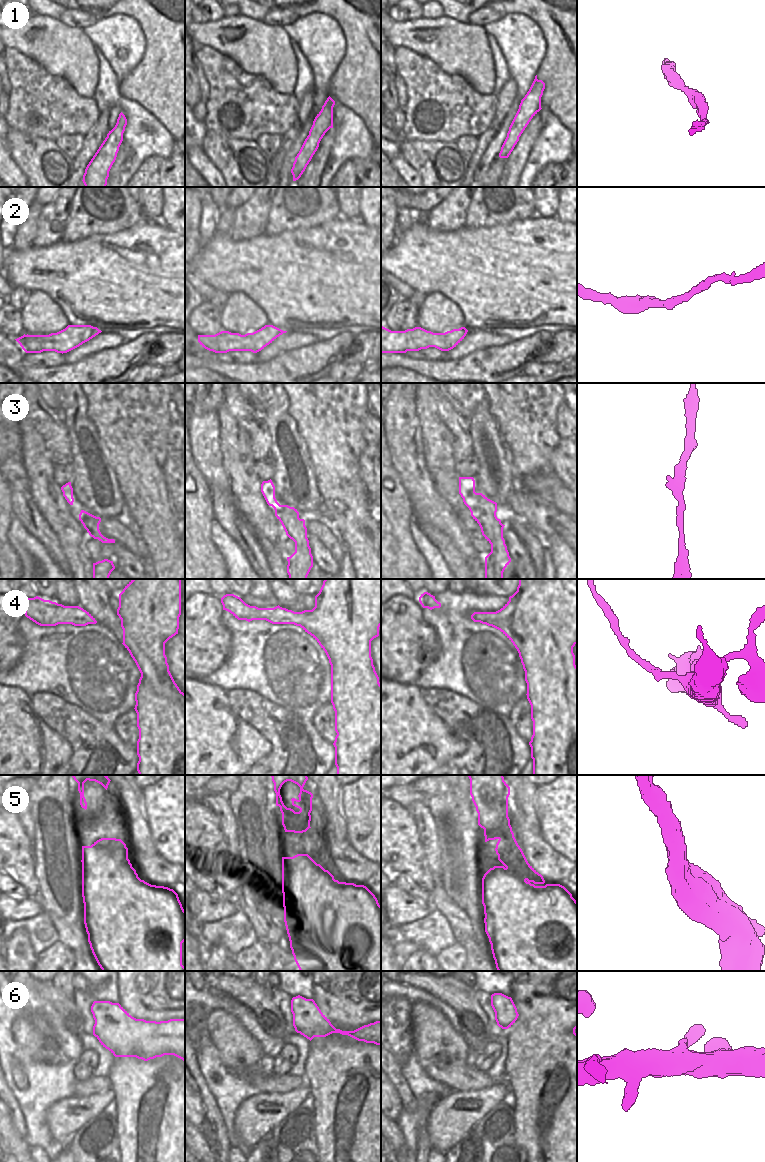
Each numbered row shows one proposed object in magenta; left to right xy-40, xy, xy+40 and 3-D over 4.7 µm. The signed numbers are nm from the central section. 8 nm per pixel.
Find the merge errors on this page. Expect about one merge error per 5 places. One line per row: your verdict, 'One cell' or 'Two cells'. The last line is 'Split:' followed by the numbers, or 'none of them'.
1: One cell
2: One cell
3: One cell
4: One cell
5: One cell
6: One cell
Split: none of them

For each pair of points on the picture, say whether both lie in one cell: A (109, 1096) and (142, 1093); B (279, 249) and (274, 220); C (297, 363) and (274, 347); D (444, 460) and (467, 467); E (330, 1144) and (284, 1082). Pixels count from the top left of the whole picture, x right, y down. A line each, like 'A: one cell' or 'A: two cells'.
A: two cells
B: two cells
C: two cells
D: two cells
E: two cells

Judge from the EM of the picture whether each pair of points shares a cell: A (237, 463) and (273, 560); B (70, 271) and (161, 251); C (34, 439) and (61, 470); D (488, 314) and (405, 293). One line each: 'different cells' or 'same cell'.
A: same cell
B: same cell
C: different cells
D: different cells

